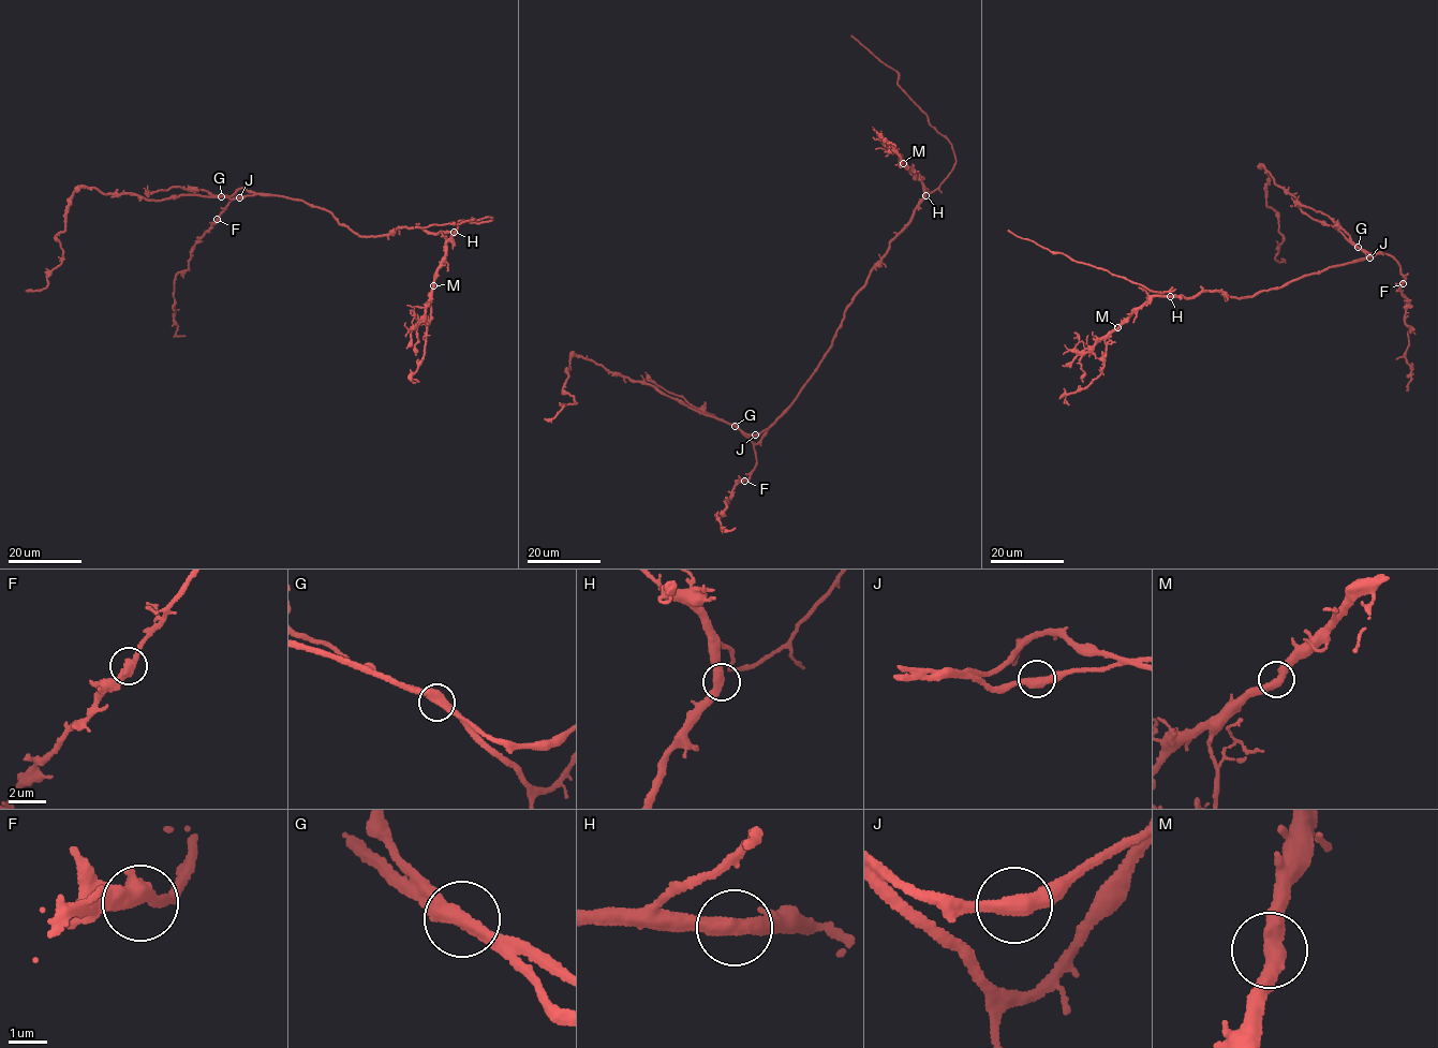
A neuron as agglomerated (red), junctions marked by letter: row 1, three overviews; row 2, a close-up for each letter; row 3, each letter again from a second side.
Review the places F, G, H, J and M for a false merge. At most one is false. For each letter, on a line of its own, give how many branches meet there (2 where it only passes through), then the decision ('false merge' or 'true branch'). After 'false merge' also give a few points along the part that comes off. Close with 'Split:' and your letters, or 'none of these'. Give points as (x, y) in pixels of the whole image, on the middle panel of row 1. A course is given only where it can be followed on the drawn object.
F: 2 | true branch
G: 2 | false merge | (735, 427), (699, 411), (681, 396), (668, 393), (645, 371)
H: 2 | true branch
J: 2 | true branch
M: 2 | true branch
Split: G

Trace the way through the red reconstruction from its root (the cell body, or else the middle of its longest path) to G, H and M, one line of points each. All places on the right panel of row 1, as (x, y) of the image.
G: (1319, 271), (1369, 257), (1358, 247)
H: (1319, 271), (1246, 298), (1229, 297), (1216, 290), (1186, 298), (1170, 296)
M: (1319, 271), (1246, 298), (1229, 297), (1216, 290), (1186, 298), (1153, 295), (1117, 327)

